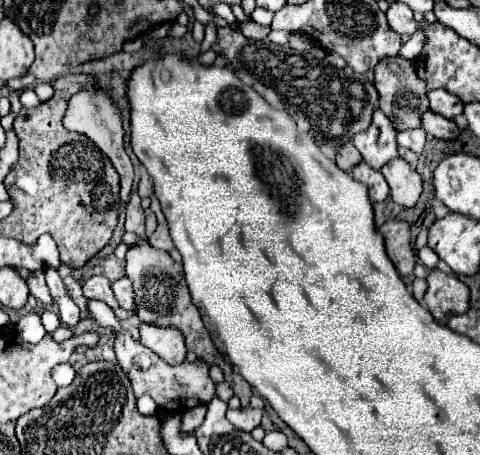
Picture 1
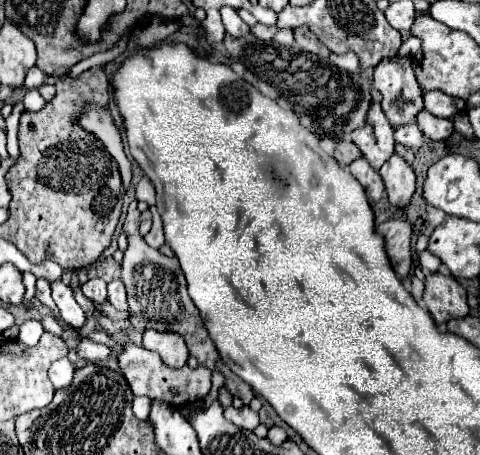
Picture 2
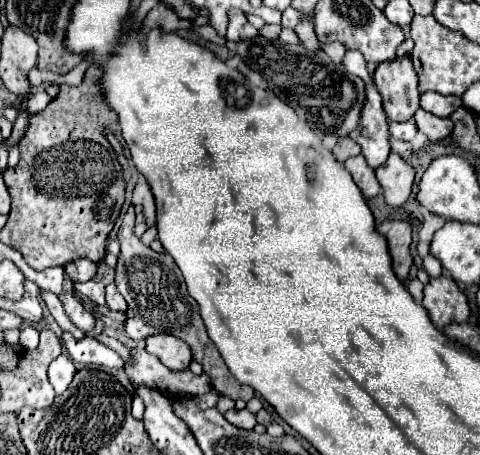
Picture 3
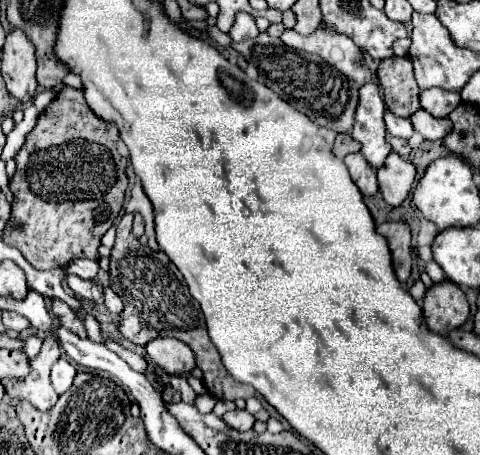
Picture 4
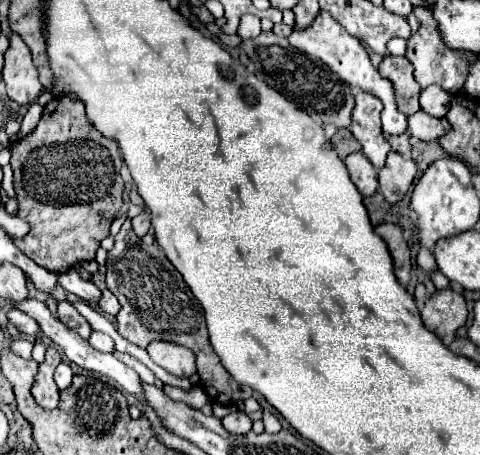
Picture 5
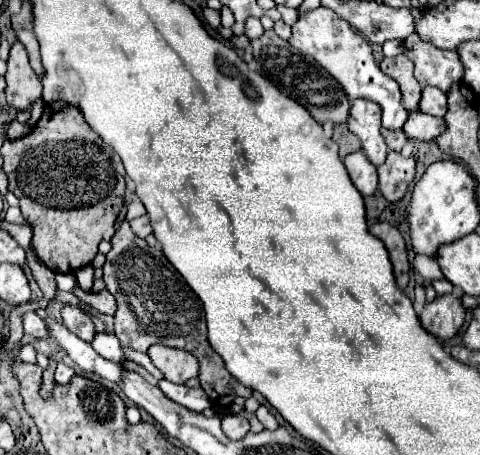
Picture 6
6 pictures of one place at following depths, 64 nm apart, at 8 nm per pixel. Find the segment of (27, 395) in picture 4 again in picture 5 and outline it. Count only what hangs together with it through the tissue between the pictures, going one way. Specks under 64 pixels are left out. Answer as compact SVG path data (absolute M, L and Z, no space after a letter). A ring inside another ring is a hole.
M48 346L46 348L46 356L44 356L44 362L38 364L38 372L34 376L34 382L32 382L32 388L30 388L30 394L34 396L34 400L42 406L42 408L56 408L58 404L58 388L52 380L52 374L54 374L54 368L56 364L60 362L60 354L54 346Z

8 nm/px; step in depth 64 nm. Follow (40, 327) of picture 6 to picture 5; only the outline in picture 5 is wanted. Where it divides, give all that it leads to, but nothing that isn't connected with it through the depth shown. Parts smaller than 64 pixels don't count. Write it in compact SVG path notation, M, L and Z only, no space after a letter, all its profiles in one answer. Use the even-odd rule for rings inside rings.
M10 308L6 316L8 316L8 322L14 324L22 334L38 334L40 332L40 328L36 328L36 322L30 316L26 316L24 312L20 312L20 310Z

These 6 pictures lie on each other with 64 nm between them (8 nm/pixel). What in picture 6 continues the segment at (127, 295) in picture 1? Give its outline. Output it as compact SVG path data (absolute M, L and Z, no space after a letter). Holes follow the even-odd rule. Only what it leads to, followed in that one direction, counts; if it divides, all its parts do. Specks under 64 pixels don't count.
M77 282L73 293L84 302L86 306L94 308L94 310L100 312L100 314L112 316L112 314L116 312L116 300L114 300L114 296L112 296L108 290L102 290L102 292L98 292L98 294L90 294L90 292L84 292Z

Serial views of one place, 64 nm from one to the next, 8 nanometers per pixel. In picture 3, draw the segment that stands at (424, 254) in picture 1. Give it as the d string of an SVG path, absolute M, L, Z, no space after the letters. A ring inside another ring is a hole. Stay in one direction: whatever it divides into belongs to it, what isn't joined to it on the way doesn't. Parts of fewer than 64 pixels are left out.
M424 256L424 270L428 272L430 278L436 278L442 274L442 266L440 266L440 260L436 260L434 256Z

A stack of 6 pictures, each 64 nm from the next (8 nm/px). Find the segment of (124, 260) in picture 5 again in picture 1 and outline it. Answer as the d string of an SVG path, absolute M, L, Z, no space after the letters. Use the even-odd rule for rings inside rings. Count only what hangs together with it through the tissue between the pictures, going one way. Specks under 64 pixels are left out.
M136 188L132 190L132 198L130 198L130 204L126 208L126 230L132 230L142 238L142 242L132 246L126 254L126 274L134 284L136 314L140 316L140 320L148 322L148 324L156 324L156 326L176 326L176 328L180 328L184 332L184 338L186 338L186 348L192 350L204 362L218 364L224 372L224 380L234 388L234 394L240 398L242 406L248 406L250 396L252 396L250 384L244 378L240 378L236 372L232 372L232 366L216 350L206 326L202 324L198 308L192 304L192 298L190 298L190 292L188 292L186 280L184 280L182 264L174 262L168 252L156 250L146 242L146 238L144 238L144 210L140 206L140 196L138 196Z

